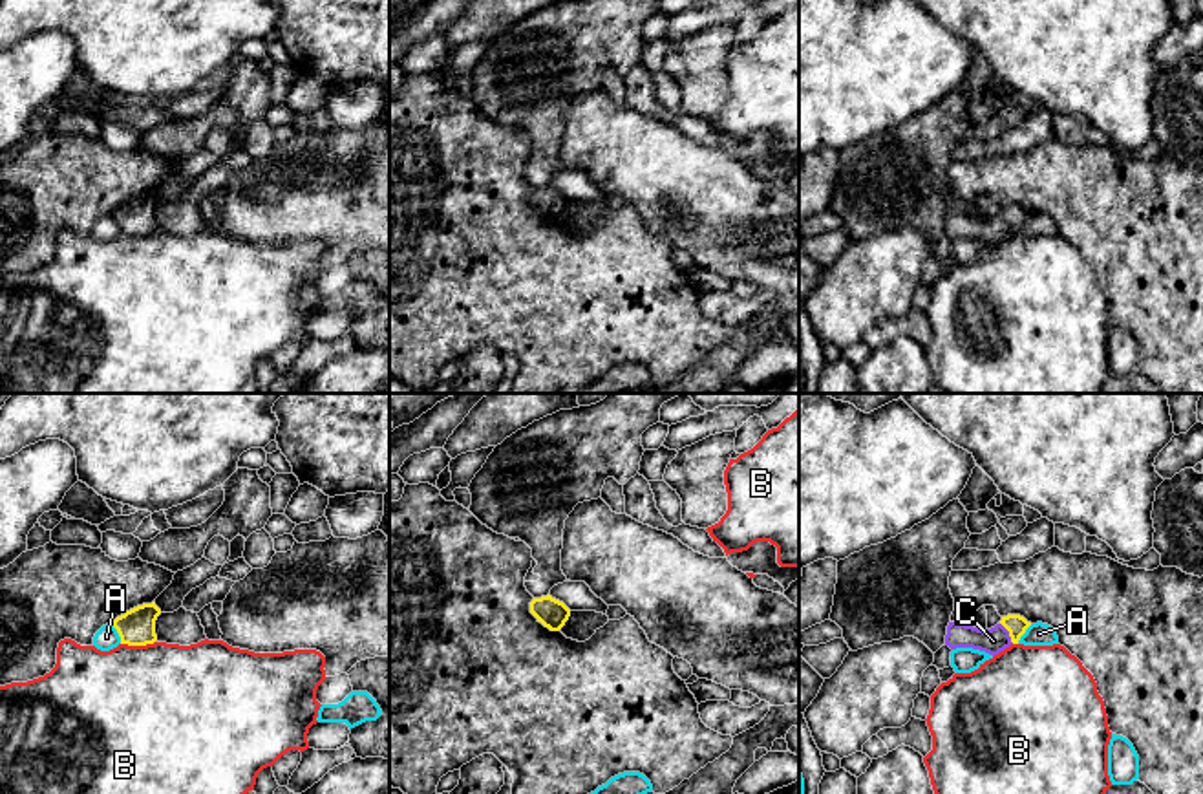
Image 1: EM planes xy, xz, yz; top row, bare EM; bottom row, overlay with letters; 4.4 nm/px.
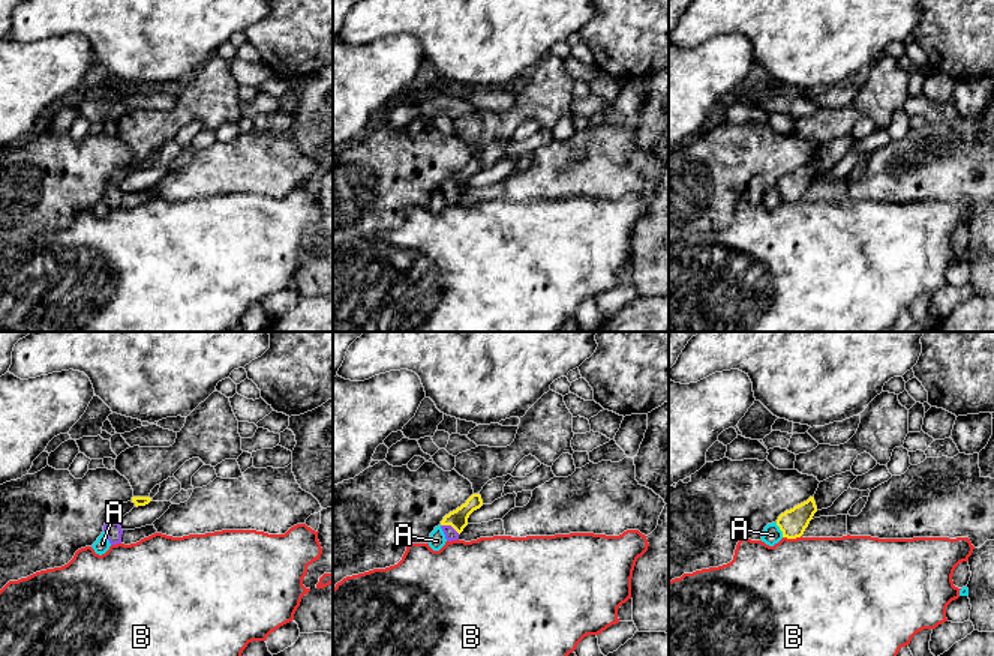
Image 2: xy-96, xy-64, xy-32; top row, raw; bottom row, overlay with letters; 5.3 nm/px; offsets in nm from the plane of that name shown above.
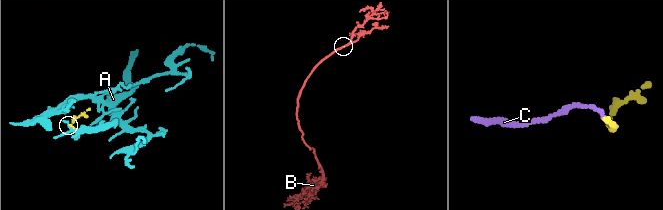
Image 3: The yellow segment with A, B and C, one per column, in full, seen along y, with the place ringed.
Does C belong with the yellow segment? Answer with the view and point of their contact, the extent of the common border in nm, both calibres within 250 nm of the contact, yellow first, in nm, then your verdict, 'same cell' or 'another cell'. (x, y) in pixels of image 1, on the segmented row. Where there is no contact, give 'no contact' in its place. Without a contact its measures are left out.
meets yellow in yz at (1010, 633); contact 110 nm long; 90 nm thick on the yellow side, 120 nm on the other; same cell

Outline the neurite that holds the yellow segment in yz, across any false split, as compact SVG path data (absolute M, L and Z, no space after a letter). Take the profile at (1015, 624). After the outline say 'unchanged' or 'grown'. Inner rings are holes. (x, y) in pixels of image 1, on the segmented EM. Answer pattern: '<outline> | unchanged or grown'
M1020 615L1002 617L1002 620L995 628L985 631L973 626L949 622L945 646L949 646L951 649L973 648L995 657L1011 644L1018 644L1020 637L1029 626L1031 622L1027 622Z | grown

